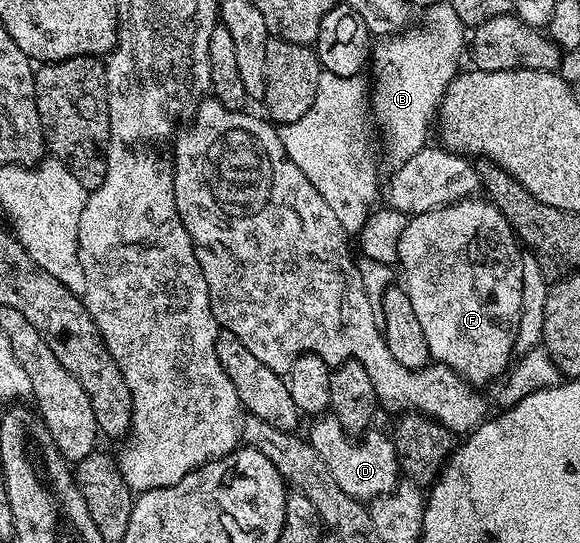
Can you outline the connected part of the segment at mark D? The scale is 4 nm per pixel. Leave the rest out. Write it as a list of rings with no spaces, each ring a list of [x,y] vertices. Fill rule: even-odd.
[[[321,415],[307,432],[307,439],[319,451],[319,459],[327,463],[327,471],[335,478],[335,483],[343,487],[347,495],[356,501],[368,503],[384,493],[390,493],[402,480],[401,463],[397,459],[397,449],[393,446],[393,438],[388,432],[366,432],[354,439],[343,431],[339,419],[332,415]]]

